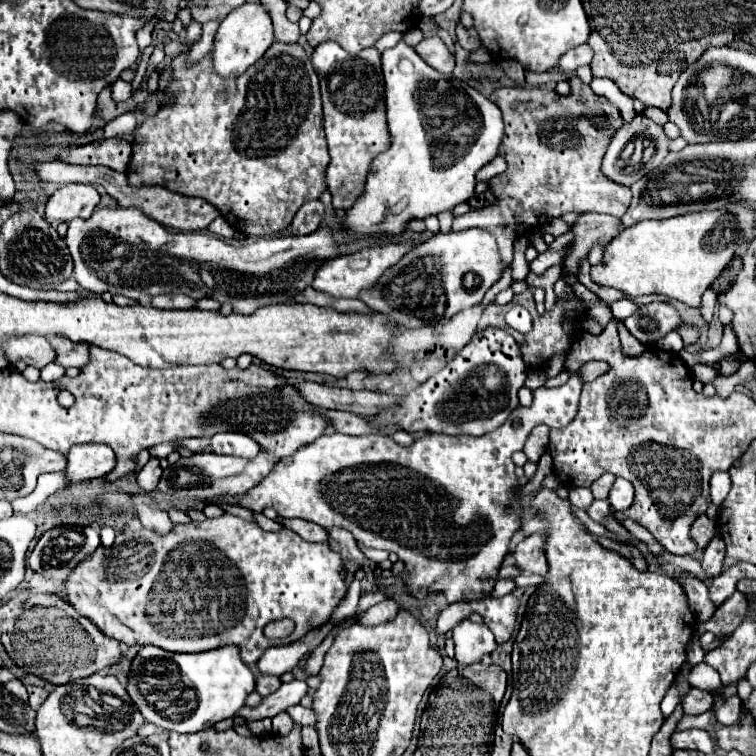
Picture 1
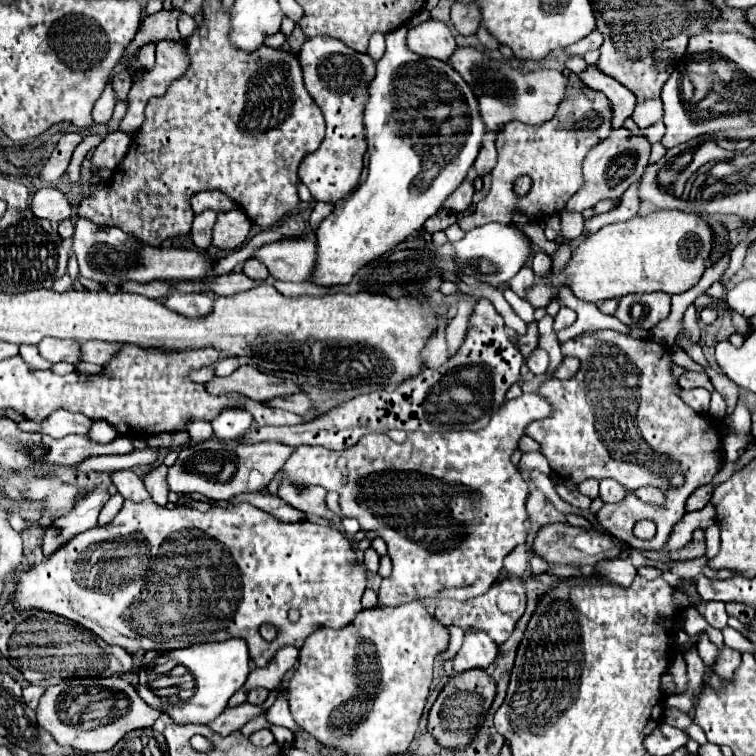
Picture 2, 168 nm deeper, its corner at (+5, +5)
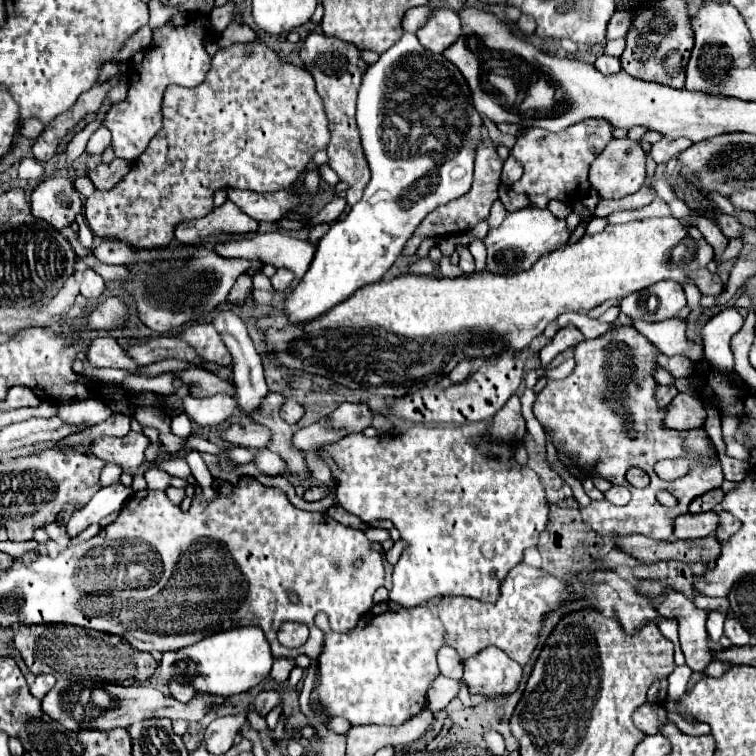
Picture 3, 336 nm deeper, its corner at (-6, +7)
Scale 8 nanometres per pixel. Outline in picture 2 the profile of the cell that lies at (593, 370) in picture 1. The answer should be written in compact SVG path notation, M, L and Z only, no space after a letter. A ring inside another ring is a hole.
M564 358L562 364L558 366L558 370L554 372L554 378L574 376L574 374L576 374L576 368L578 368L578 360L574 360L574 358Z

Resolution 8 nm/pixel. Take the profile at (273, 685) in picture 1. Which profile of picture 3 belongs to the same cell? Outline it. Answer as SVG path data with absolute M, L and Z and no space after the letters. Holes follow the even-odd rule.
M263 690L263 692L259 692L259 694L255 696L255 700L253 700L255 710L261 712L263 716L265 716L269 710L273 710L277 704L281 704L281 694L279 694L277 690Z

